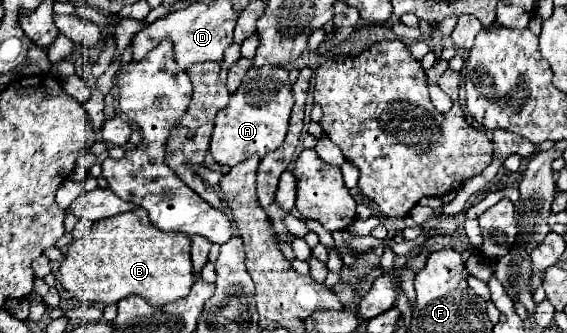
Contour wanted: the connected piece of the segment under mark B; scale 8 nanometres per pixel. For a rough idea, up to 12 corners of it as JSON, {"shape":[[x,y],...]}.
{"shape":[[143,208],[95,222],[59,272],[102,309],[195,284],[189,238]]}

